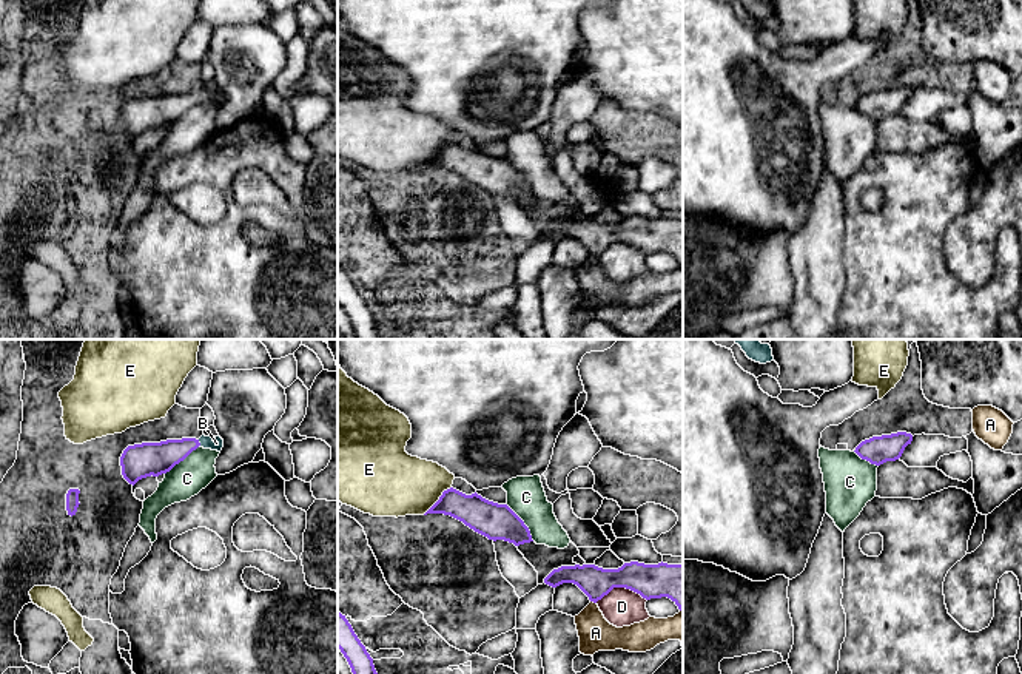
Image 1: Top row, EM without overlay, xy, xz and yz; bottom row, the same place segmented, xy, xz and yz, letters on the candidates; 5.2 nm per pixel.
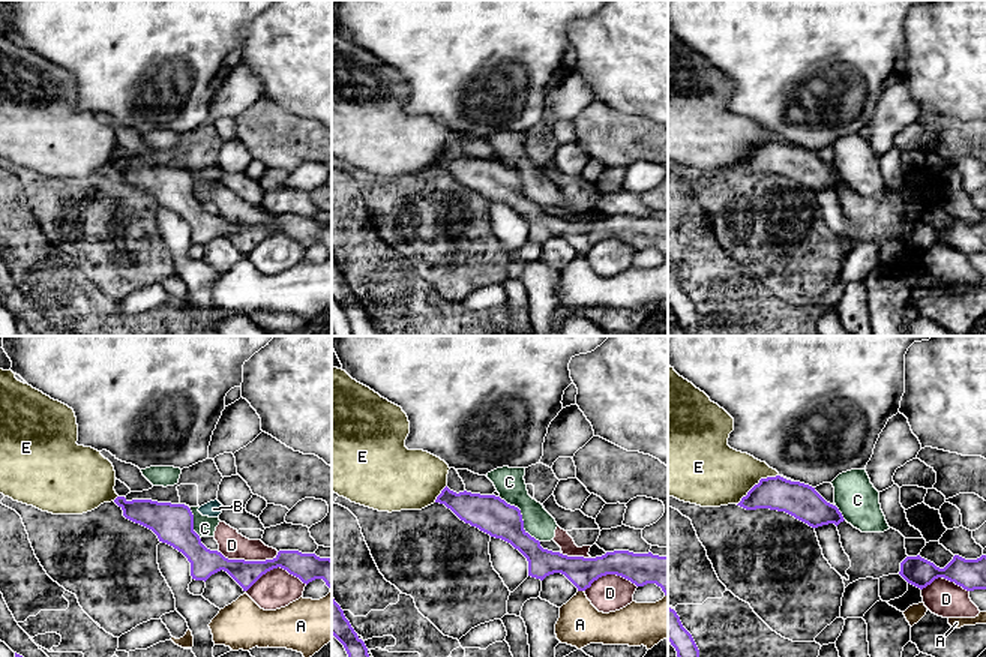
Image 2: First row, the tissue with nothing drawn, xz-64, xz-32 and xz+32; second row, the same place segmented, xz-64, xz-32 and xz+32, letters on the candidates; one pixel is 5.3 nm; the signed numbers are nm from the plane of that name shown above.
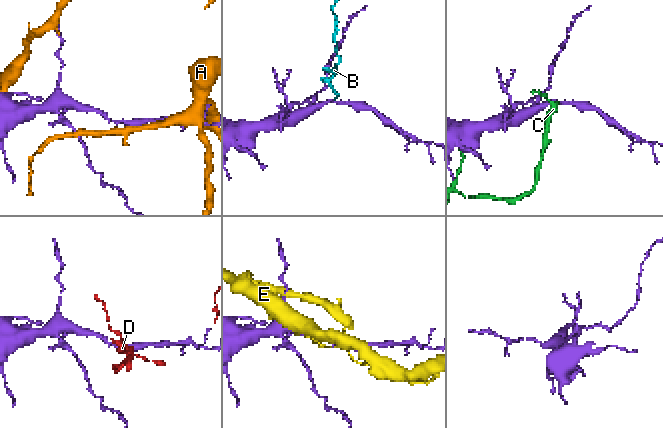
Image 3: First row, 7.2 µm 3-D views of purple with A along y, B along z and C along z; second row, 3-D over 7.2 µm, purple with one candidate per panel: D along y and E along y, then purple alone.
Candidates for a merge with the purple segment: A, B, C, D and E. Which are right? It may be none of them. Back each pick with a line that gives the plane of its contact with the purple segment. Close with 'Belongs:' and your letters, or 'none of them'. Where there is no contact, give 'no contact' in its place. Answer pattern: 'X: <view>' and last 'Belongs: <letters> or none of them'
B: xy
Belongs: B

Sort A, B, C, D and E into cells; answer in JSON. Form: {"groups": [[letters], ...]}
{"groups": [["A"], ["B"], ["C", "D"], ["E"]]}

